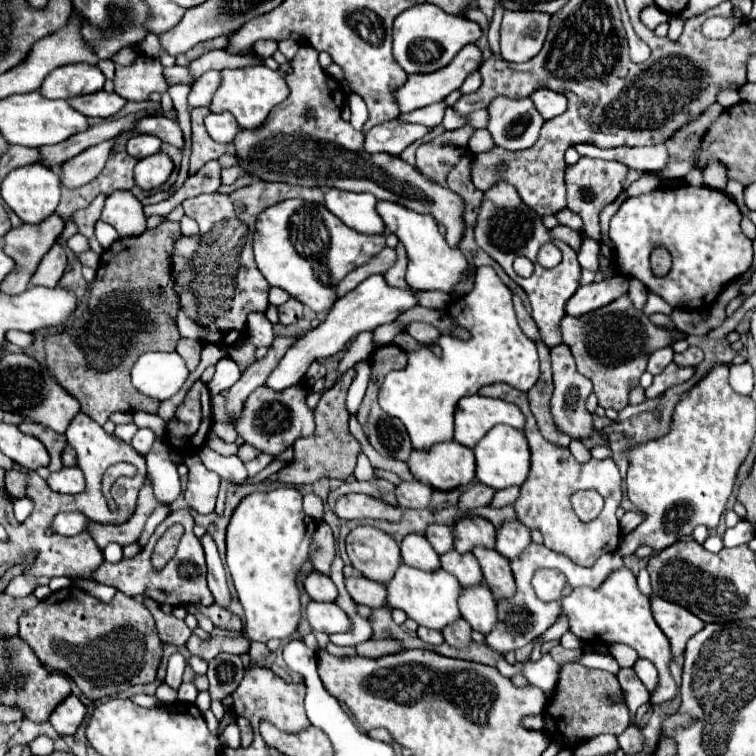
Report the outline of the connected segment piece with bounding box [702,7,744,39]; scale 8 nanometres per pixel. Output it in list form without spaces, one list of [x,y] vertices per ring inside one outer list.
[[[733,7],[731,18],[711,17],[702,26],[703,34],[710,39],[724,39],[731,34],[735,26],[743,22],[744,16],[738,8]]]

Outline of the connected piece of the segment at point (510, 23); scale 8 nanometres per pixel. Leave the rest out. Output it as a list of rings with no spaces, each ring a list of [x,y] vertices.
[[[505,10],[501,22],[501,56],[507,62],[527,62],[543,46],[549,30],[549,14]]]

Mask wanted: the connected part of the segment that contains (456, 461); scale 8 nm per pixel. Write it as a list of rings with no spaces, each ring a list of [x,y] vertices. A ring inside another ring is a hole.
[[[455,440],[435,444],[425,452],[413,450],[407,464],[419,482],[437,490],[469,486],[475,480],[473,450]]]

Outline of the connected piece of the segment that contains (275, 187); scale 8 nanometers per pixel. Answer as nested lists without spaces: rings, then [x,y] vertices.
[[[255,180],[251,186],[239,188],[231,194],[213,192],[187,198],[183,202],[185,214],[199,224],[201,234],[195,238],[181,236],[175,244],[173,270],[177,294],[181,298],[181,308],[187,310],[197,324],[209,328],[209,342],[219,346],[237,342],[247,328],[247,314],[263,312],[263,296],[269,294],[271,286],[253,260],[251,242],[255,234],[255,222],[261,210],[267,210],[269,206],[289,198],[303,198],[323,204],[325,194],[319,188]]]

